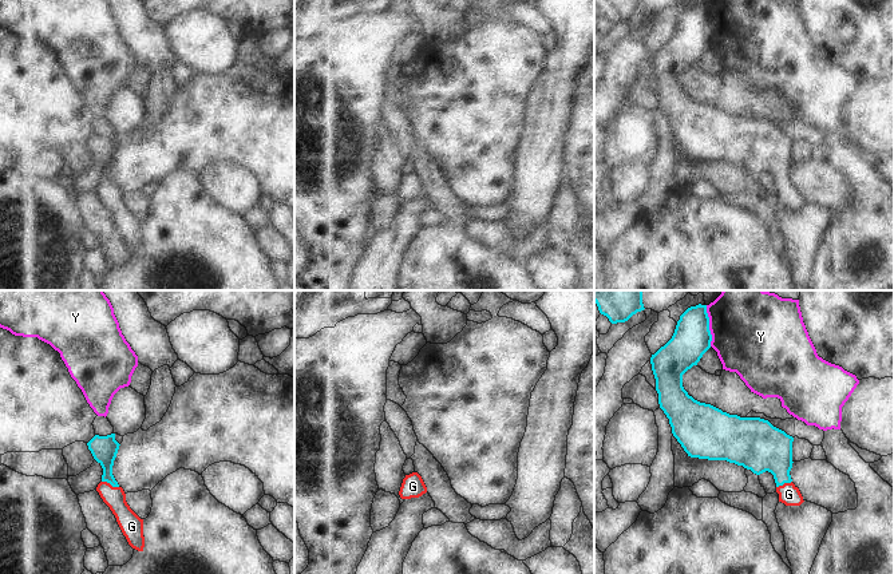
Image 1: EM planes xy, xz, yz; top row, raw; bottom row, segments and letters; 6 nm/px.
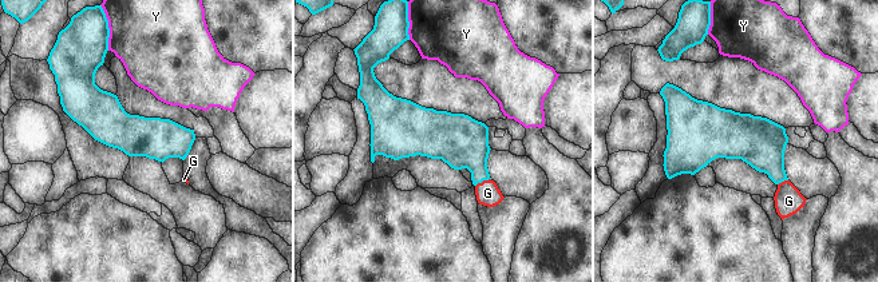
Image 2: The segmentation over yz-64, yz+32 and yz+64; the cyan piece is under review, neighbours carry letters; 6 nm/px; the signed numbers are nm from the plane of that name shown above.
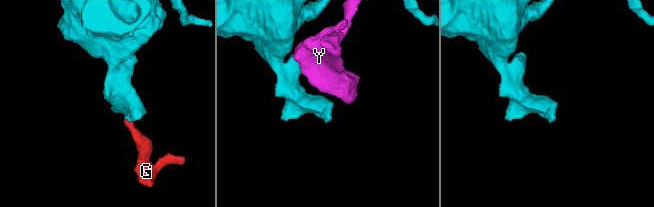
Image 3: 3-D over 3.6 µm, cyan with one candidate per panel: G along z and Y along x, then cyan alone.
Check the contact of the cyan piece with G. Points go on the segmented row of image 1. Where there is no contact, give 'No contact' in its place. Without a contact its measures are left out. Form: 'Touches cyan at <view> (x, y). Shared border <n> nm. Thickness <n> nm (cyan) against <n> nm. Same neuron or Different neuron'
Touches cyan at xy (110, 483). Shared border 110 nm. Thickness 160 nm (cyan) against 130 nm. Same neuron.

